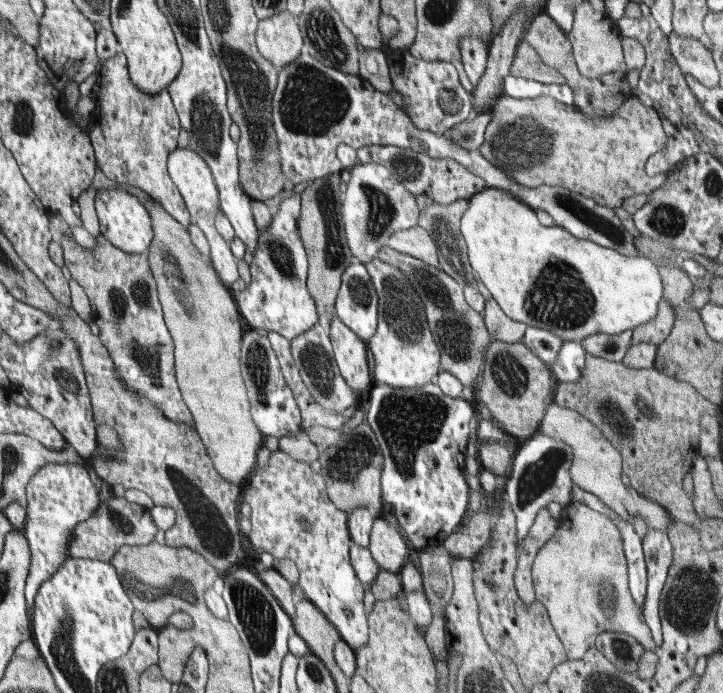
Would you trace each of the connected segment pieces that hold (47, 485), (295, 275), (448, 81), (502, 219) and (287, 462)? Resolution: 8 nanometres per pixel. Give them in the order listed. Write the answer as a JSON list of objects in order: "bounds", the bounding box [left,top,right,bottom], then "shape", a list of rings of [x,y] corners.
[{"bounds":[23,462,101,607],"shape":[[[54,462],[53,465],[46,465],[29,480],[26,489],[26,522],[23,530],[29,539],[32,554],[32,565],[26,585],[30,607],[34,607],[41,585],[49,580],[69,557],[70,540],[77,525],[83,520],[89,520],[99,508],[101,500],[94,479],[90,478],[90,469],[95,469],[91,462],[90,464],[78,466],[74,462]]]},{"bounds":[238,194,319,338],"shape":[[[289,194],[280,203],[272,222],[258,231],[258,242],[249,264],[251,280],[238,294],[238,308],[251,330],[297,338],[318,324],[319,310],[307,287],[308,258],[300,234],[300,195]]]},{"bounds":[386,48,472,134],"shape":[[[406,48],[392,49],[386,55],[393,88],[403,96],[405,111],[420,130],[446,134],[456,124],[468,120],[472,112],[472,93],[466,92],[451,62],[419,59]]]},{"bounds":[460,187,665,343],"shape":[[[487,187],[473,194],[460,218],[460,231],[468,246],[473,270],[514,322],[548,330],[565,343],[582,342],[592,334],[622,334],[656,319],[665,288],[662,275],[652,259],[646,256],[625,257],[595,242],[576,238],[555,224],[546,226],[540,222],[534,208],[508,191]]]},{"bounds":[242,449,368,648],"shape":[[[278,449],[272,451],[268,466],[254,470],[250,482],[242,489],[243,502],[250,506],[250,526],[248,535],[252,546],[264,549],[267,558],[289,558],[296,563],[299,570],[298,584],[304,590],[305,598],[326,615],[340,632],[342,640],[352,648],[364,646],[368,641],[366,614],[362,608],[364,586],[354,574],[350,558],[352,535],[349,533],[349,514],[338,507],[327,491],[326,479],[314,472],[308,462],[296,462],[290,454]]]}]

